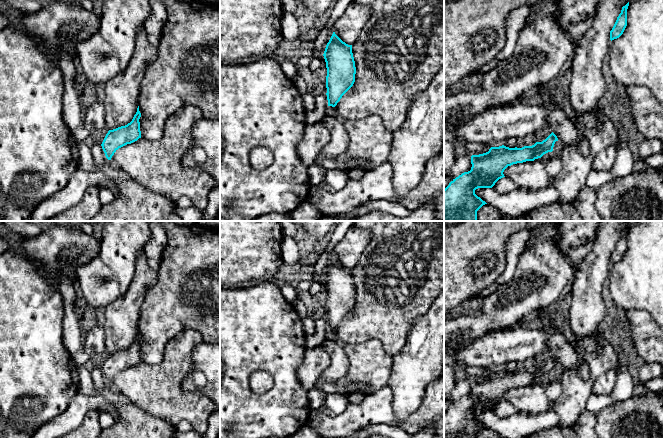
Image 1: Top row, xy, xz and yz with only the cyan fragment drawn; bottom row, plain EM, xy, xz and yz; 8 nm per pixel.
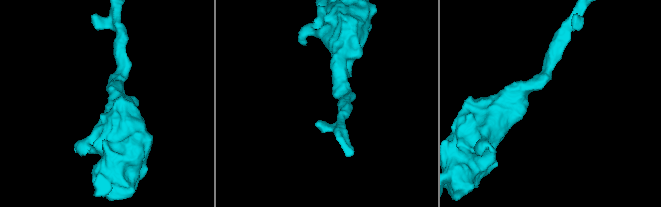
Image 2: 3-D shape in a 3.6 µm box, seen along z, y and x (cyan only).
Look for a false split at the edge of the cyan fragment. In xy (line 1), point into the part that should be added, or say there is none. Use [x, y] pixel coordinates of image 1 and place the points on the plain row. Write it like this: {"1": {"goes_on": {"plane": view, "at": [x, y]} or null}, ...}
{"1": {"goes_on": null}}

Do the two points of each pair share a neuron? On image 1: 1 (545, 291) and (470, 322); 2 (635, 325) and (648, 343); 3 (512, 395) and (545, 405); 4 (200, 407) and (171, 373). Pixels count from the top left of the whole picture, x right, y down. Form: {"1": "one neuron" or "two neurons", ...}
{"1": "one neuron", "2": "one neuron", "3": "one neuron", "4": "one neuron"}

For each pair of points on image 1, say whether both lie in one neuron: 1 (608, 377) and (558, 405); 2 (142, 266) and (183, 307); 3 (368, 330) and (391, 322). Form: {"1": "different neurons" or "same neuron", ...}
{"1": "different neurons", "2": "different neurons", "3": "same neuron"}

